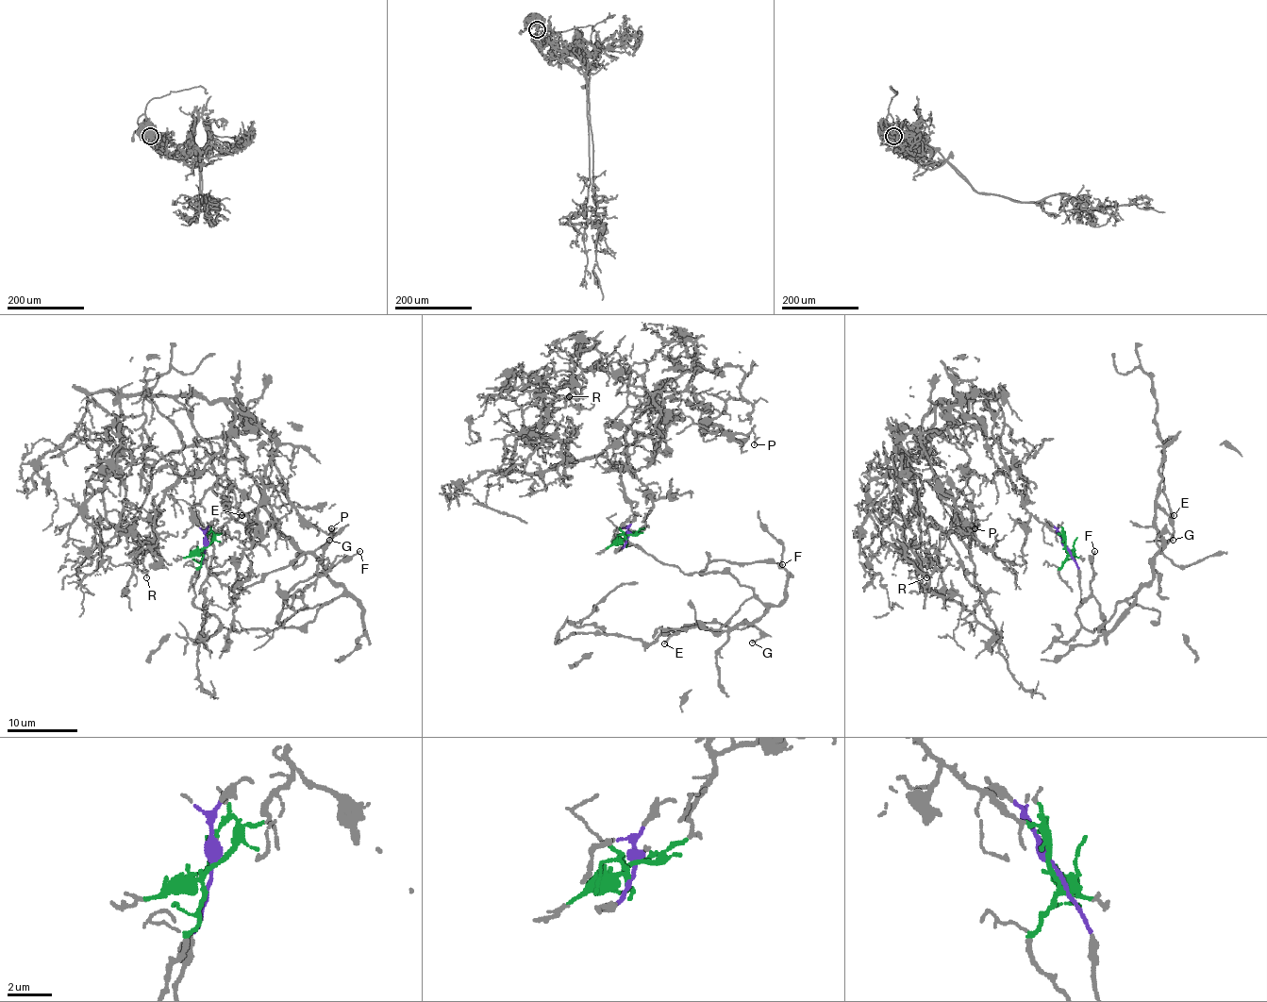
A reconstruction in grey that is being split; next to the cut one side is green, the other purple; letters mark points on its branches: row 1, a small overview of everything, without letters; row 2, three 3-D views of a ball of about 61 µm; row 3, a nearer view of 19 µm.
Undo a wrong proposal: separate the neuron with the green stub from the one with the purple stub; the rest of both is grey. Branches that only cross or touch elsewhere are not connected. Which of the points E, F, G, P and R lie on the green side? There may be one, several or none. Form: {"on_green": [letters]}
{"on_green": ["P", "R"]}

